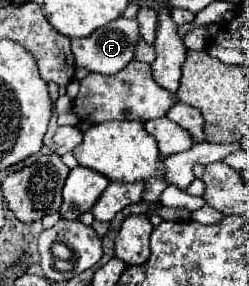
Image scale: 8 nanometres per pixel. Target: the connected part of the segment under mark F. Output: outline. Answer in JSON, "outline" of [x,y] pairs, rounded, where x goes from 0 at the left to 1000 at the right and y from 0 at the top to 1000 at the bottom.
{"outline":[[[482,63],[482,70],[458,70],[450,84],[426,84],[418,98],[394,98],[386,112],[369,112],[369,126],[289,133],[281,147],[289,147],[289,189],[305,210],[305,231],[394,259],[466,259],[530,210],[546,140],[554,140],[554,77]]]}

